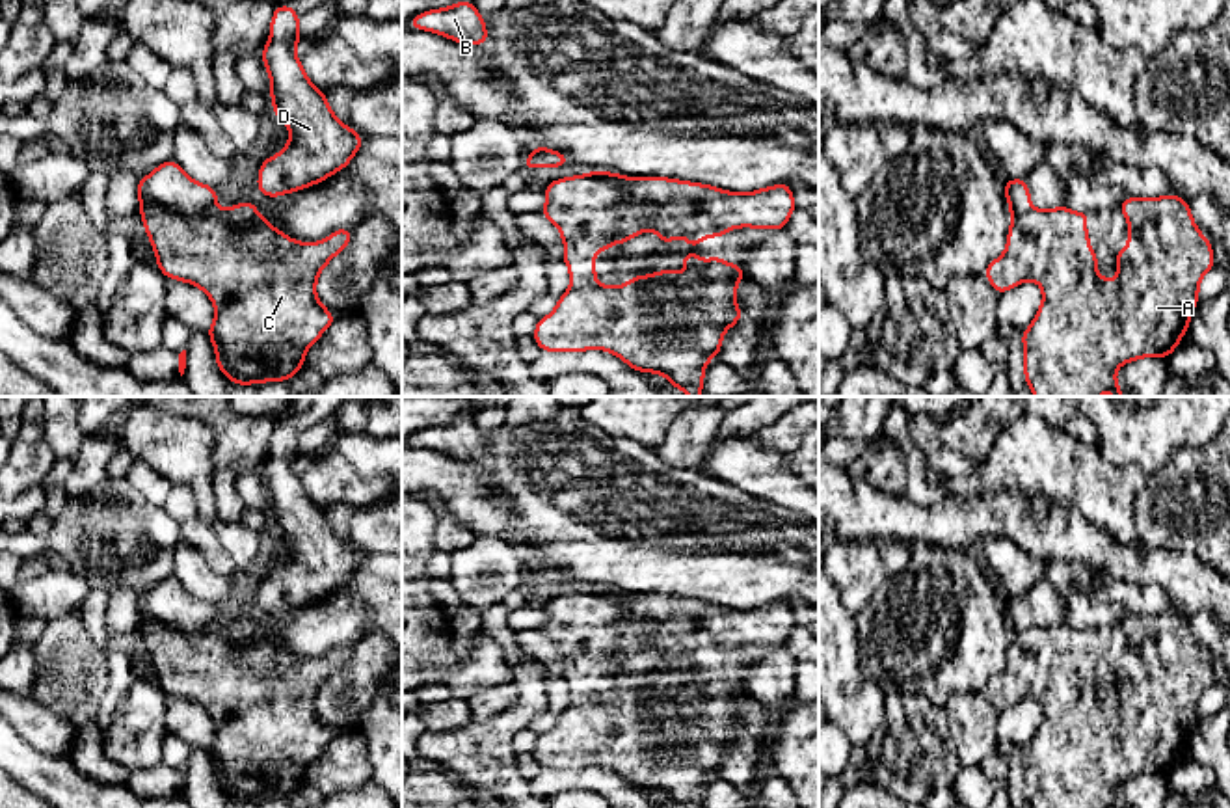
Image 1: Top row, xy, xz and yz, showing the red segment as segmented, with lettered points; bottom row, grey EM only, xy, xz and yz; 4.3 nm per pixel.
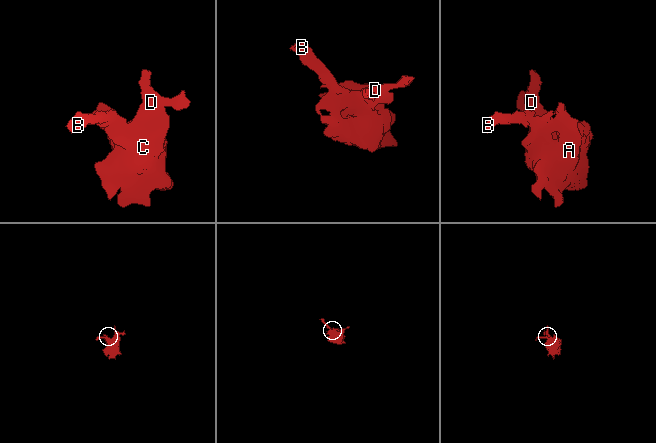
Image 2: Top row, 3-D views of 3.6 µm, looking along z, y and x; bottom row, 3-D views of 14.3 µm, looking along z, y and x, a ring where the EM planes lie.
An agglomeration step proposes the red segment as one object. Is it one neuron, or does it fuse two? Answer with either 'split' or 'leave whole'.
split

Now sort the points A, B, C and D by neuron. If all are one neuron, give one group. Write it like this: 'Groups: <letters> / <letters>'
Groups: A C D / B

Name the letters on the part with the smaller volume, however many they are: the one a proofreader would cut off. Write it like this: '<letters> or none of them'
B

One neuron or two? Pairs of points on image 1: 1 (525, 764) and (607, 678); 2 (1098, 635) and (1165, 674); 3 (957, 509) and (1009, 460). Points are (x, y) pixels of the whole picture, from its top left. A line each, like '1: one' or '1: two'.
1: two
2: one
3: two

